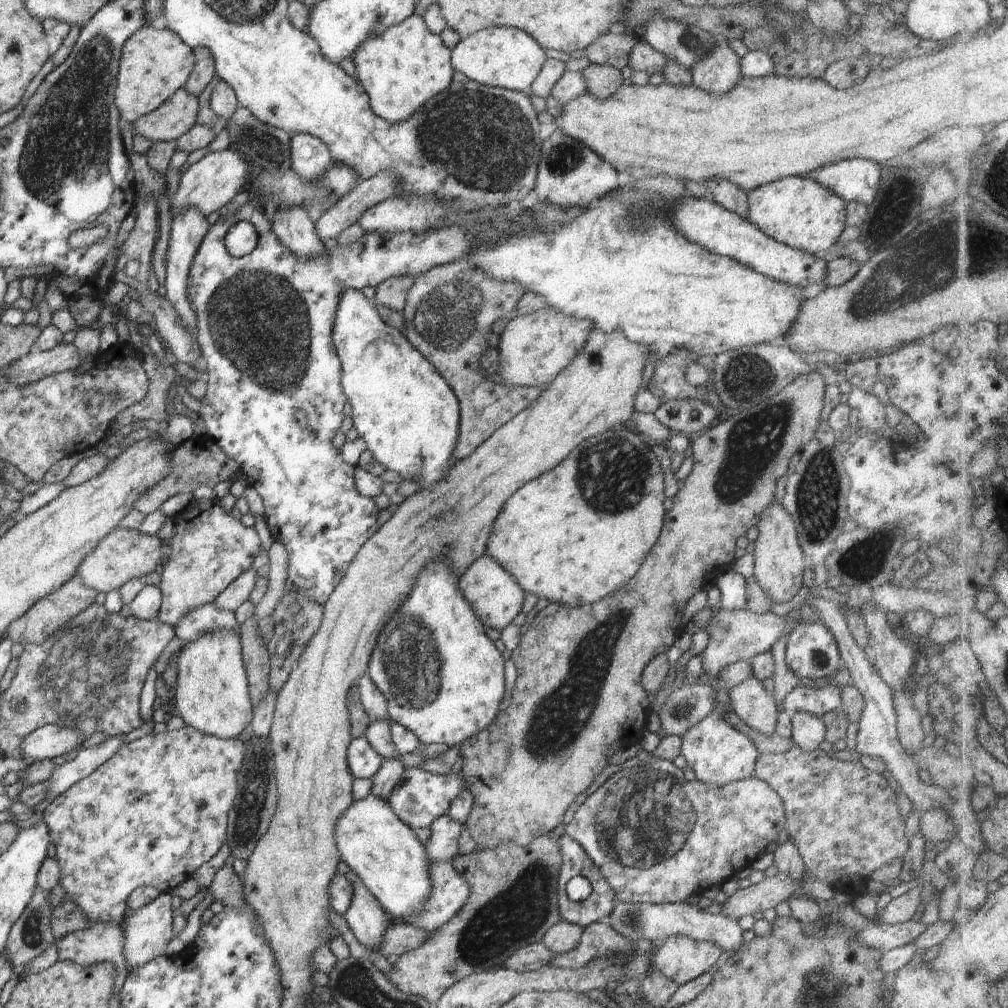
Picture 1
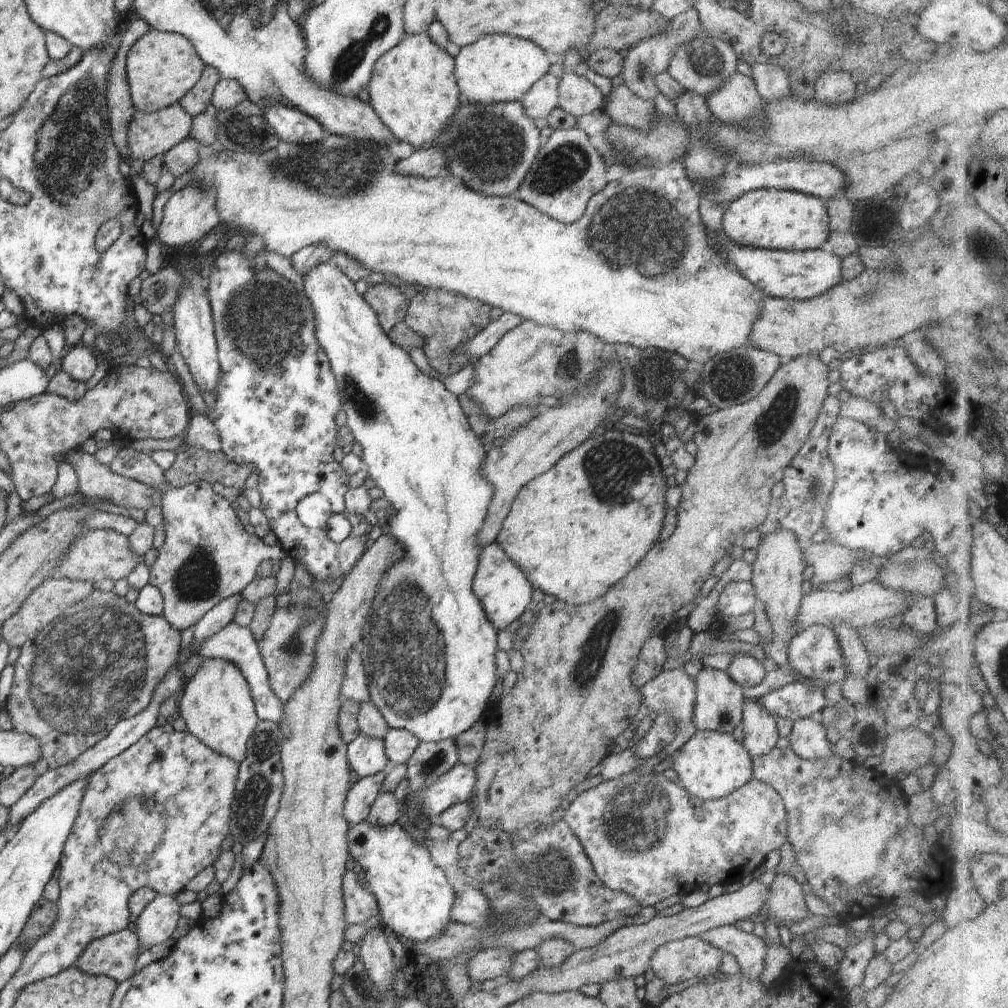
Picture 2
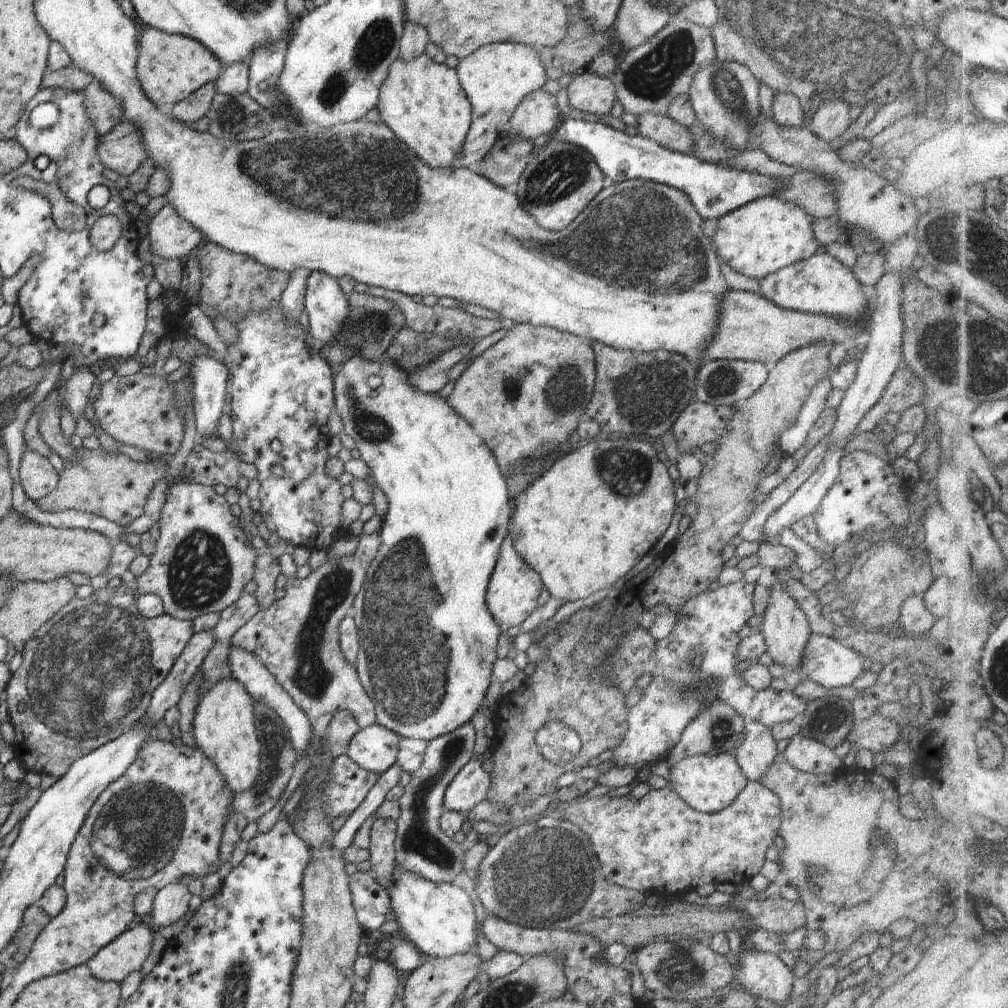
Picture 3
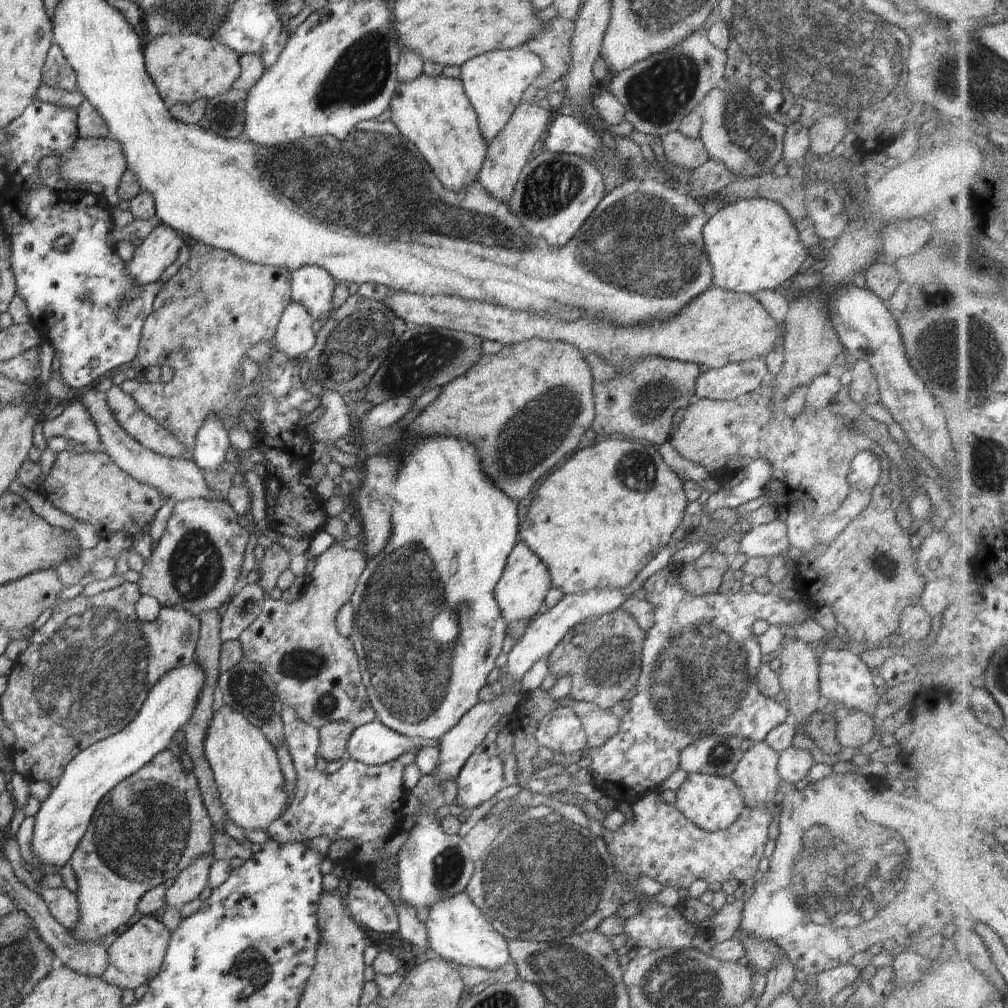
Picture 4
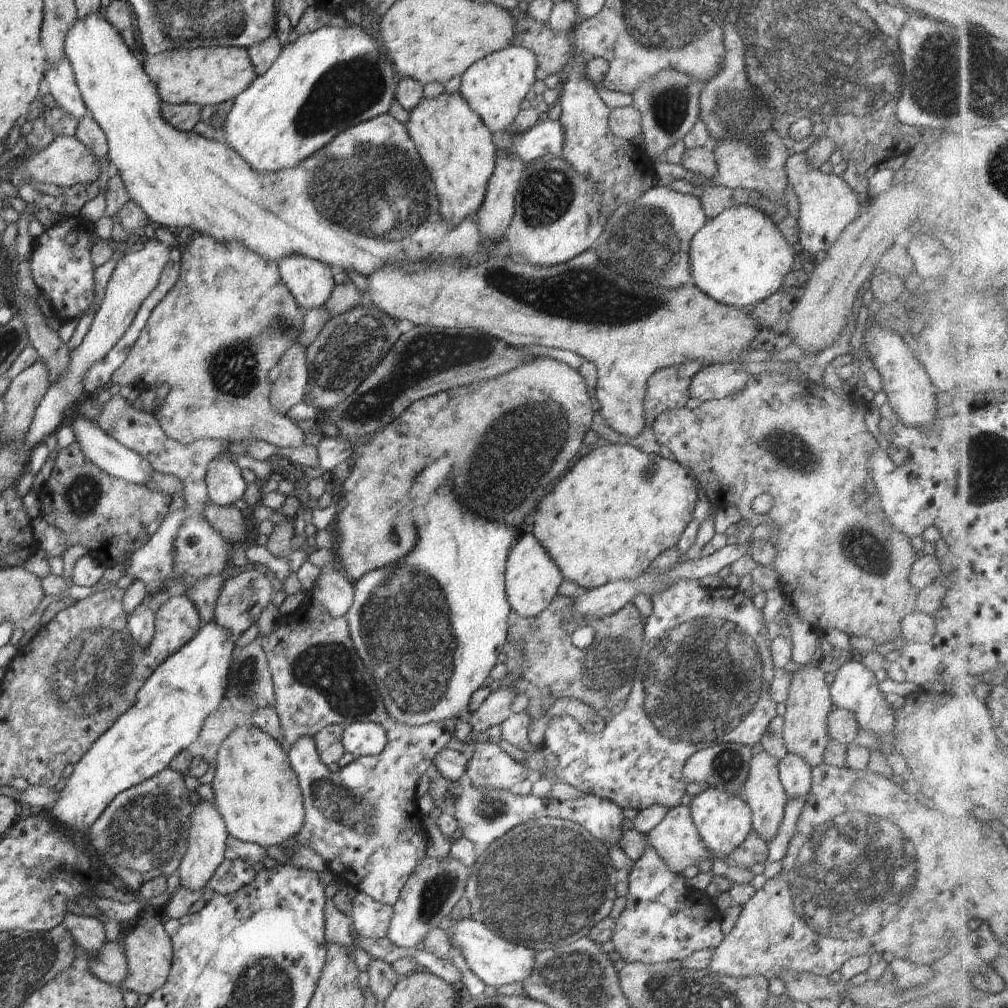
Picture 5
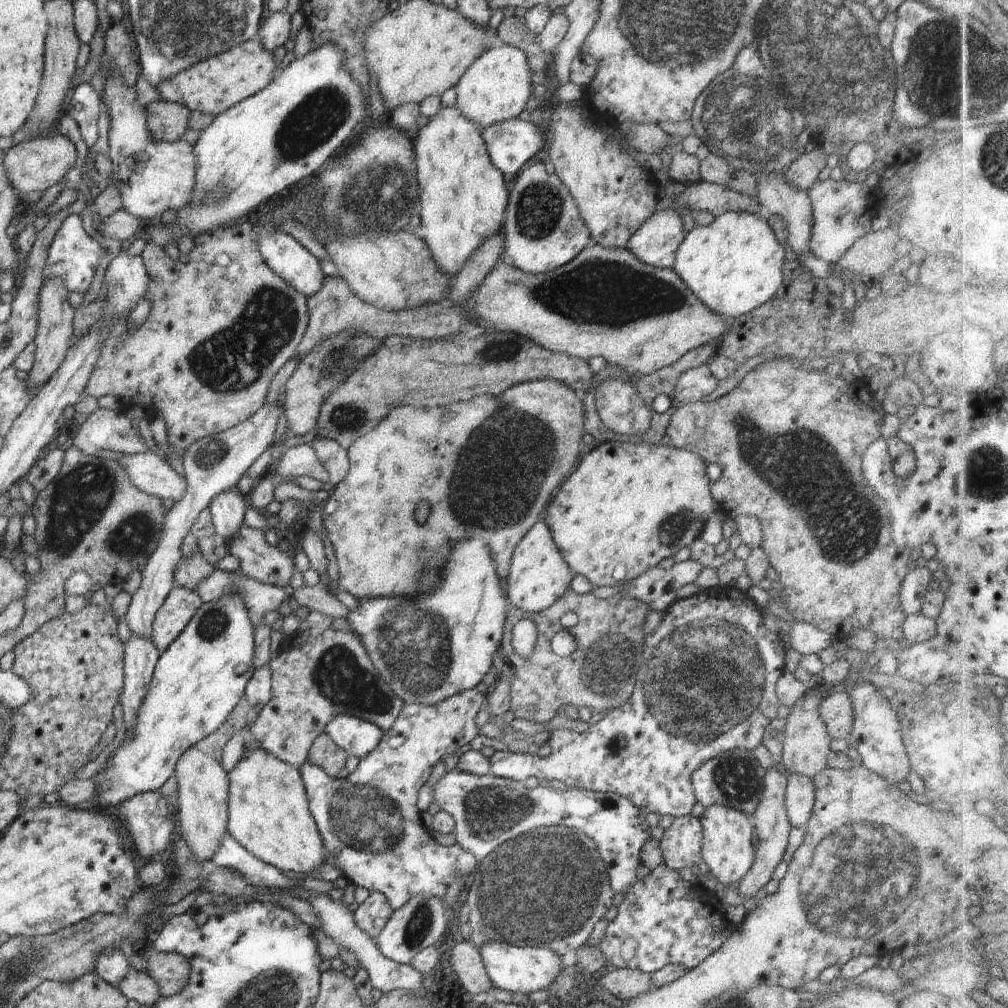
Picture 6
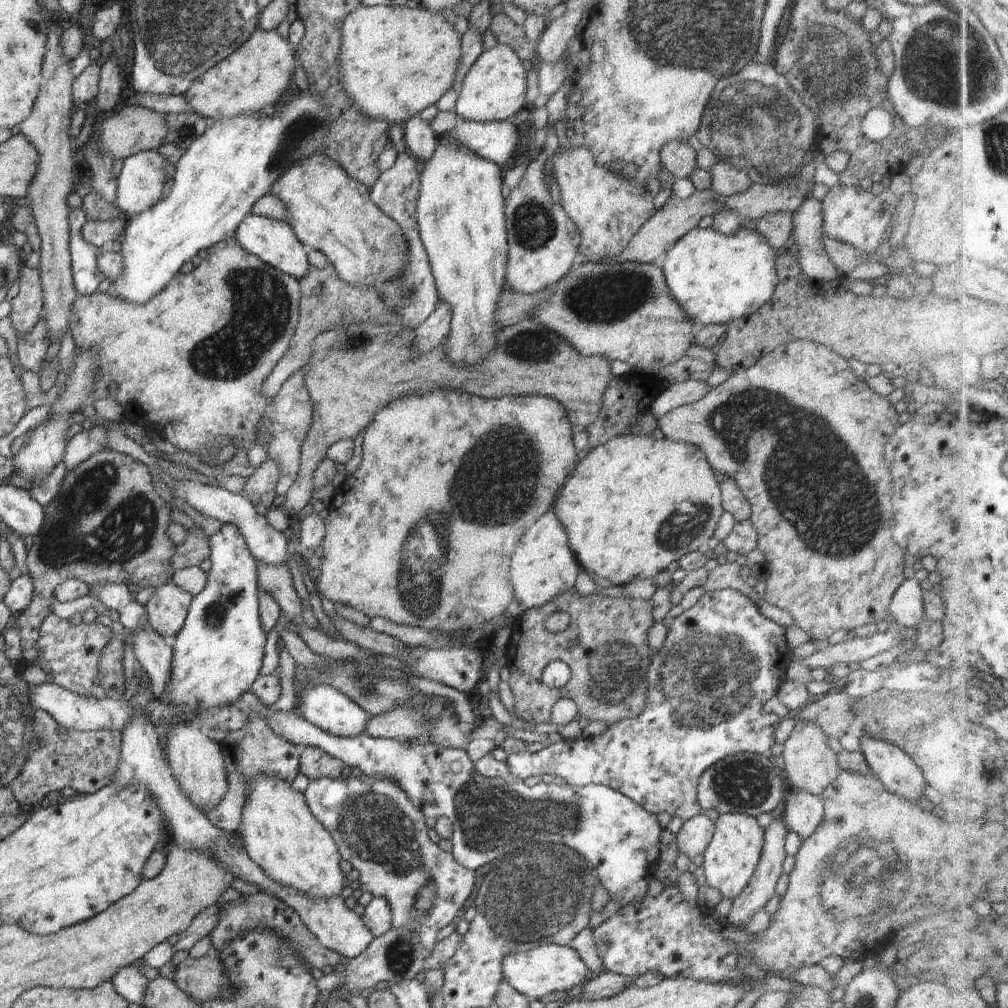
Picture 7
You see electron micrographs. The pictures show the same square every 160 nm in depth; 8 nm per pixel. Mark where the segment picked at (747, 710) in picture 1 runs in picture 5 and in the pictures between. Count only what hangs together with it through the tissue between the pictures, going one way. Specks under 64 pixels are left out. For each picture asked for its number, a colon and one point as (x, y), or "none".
2: (758, 732)
3: (757, 751)
4: (755, 773)
5: (762, 790)

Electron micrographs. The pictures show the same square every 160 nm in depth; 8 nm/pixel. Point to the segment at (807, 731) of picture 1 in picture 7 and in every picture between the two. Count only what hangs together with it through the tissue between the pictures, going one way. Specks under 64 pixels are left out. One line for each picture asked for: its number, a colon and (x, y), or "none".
2: (808, 739)
3: (805, 753)
4: (794, 763)
5: (795, 775)
6: (800, 792)
7: (803, 812)

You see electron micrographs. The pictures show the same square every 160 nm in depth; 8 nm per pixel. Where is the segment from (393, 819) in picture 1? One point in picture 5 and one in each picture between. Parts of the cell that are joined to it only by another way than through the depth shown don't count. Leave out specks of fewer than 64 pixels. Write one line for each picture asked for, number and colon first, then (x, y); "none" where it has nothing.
2: (415, 900)
3: (438, 918)
4: (457, 931)
5: (496, 961)

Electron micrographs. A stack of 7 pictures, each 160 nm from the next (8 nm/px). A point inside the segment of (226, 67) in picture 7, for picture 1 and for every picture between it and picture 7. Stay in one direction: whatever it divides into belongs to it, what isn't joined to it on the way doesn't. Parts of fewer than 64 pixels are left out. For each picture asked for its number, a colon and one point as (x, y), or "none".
1: (154, 63)
2: (161, 67)
3: (170, 67)
4: (184, 67)
5: (205, 76)
6: (211, 86)

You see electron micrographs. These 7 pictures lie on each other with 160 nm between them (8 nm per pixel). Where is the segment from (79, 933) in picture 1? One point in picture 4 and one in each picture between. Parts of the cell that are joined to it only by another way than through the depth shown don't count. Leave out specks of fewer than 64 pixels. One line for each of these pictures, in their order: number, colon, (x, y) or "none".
2: (115, 955)
3: (113, 962)
4: (133, 958)

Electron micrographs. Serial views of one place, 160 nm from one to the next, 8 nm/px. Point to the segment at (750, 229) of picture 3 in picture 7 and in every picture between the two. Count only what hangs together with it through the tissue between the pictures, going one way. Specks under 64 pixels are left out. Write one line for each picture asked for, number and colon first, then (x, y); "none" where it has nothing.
4: (752, 245)
5: (739, 258)
6: (735, 264)
7: (715, 278)

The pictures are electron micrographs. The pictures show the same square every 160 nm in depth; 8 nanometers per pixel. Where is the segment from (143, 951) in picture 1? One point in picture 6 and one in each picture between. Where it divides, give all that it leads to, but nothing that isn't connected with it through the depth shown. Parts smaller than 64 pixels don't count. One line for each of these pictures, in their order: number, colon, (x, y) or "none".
2: (155, 925)
3: (170, 904)
4: (192, 880)
5: (207, 835)
6: (202, 784)

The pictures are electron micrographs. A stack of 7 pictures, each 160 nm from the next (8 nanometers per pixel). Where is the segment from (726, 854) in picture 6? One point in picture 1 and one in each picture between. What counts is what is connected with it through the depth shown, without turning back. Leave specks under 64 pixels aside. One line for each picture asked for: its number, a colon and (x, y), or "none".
1: (718, 753)
2: (712, 764)
3: (708, 783)
4: (712, 802)
5: (723, 820)

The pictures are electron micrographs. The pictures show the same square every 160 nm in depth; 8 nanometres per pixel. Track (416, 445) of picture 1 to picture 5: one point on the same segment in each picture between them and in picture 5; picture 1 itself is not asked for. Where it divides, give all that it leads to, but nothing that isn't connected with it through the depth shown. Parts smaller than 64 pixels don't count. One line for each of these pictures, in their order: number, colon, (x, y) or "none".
2: (417, 445)
3: (449, 510)
4: (420, 657)
5: (425, 673)

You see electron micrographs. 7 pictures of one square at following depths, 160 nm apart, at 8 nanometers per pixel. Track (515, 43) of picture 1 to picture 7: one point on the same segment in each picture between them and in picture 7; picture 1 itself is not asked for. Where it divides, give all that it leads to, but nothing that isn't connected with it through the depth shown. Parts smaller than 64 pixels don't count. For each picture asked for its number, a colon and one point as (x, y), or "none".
2: (496, 68)
3: (496, 77)
4: (494, 82)
5: (495, 86)
6: (496, 87)
7: (494, 89)

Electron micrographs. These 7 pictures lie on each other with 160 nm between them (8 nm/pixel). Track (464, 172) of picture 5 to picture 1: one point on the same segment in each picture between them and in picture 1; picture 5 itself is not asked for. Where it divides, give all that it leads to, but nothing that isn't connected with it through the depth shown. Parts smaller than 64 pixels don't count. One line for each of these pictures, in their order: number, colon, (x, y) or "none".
1: (405, 65)
2: (413, 90)
3: (421, 101)
4: (435, 113)

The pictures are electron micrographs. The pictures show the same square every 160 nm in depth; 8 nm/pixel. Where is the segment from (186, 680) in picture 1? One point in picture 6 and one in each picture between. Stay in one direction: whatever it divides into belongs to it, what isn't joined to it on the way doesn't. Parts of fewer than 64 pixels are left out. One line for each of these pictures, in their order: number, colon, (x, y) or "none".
2: (216, 704)
3: (224, 723)
4: (244, 763)
5: (257, 793)
6: (268, 813)

